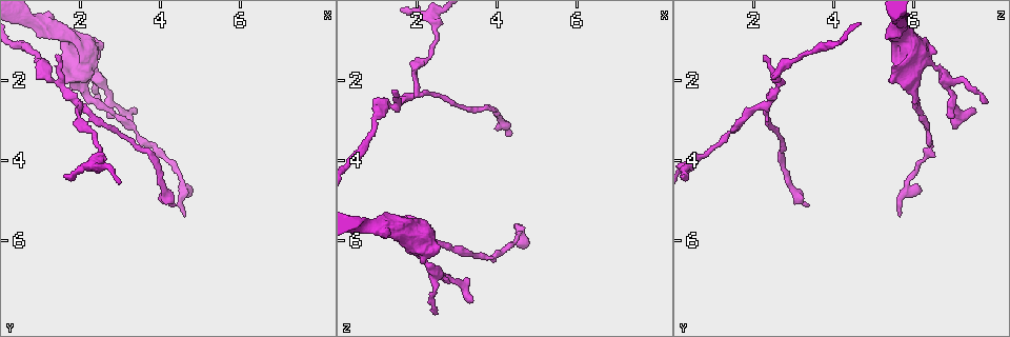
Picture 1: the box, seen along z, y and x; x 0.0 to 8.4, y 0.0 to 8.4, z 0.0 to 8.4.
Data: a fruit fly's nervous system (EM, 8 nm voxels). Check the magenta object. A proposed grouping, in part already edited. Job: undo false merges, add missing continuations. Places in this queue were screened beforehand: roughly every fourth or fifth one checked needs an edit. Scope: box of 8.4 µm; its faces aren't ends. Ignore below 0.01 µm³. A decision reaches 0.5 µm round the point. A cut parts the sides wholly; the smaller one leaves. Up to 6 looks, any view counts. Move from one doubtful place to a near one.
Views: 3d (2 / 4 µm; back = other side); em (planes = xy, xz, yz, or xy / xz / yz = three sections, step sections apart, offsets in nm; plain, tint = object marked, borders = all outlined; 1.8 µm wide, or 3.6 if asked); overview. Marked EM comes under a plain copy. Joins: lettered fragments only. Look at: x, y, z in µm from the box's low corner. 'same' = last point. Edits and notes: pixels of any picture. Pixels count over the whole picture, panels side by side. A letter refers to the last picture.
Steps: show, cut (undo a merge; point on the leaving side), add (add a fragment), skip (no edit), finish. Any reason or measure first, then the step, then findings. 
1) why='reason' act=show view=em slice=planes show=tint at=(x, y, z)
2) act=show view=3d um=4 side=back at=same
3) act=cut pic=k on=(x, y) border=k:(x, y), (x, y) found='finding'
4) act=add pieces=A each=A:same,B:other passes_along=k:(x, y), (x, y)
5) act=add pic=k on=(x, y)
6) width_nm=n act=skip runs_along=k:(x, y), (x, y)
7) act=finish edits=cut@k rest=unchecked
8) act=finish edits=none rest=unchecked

why='sudden change in width' act=show view=3d um=4 at=(2.50, 3.90, 0.65)

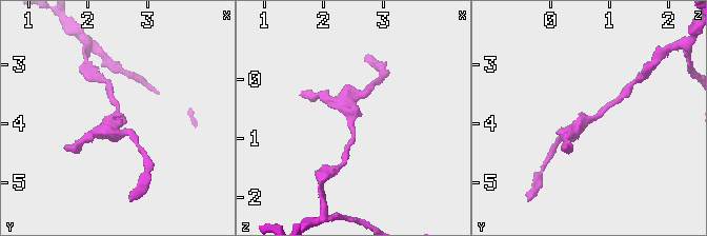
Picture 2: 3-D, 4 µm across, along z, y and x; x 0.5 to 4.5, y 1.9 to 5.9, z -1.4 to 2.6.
act=show view=em slice=xy step=8 show=borders at=(2.50, 3.90, 0.65)

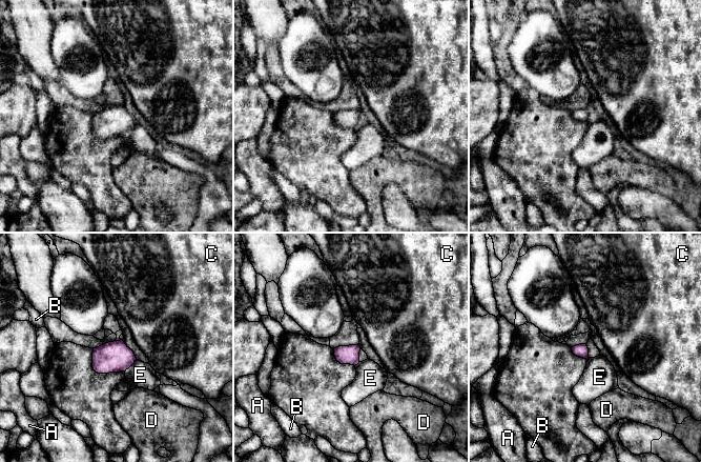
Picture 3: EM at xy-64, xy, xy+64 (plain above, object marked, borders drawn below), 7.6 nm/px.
width_nm=100 act=skip each=A:other,B:other,C:other,D:other,E:other border=3:(135, 360), (124, 370) found='all the same neuron'

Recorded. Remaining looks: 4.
why='abrupt turn' act=show view=em slice=xz step=16 show=tint at=(2.00, 2.70, 2.30)

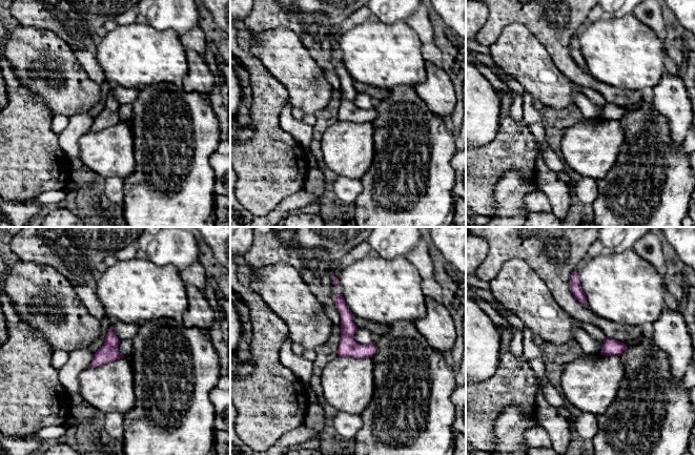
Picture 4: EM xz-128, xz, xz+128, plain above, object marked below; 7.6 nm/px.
act=show view=em slice=yz step=4 show=borders at=same

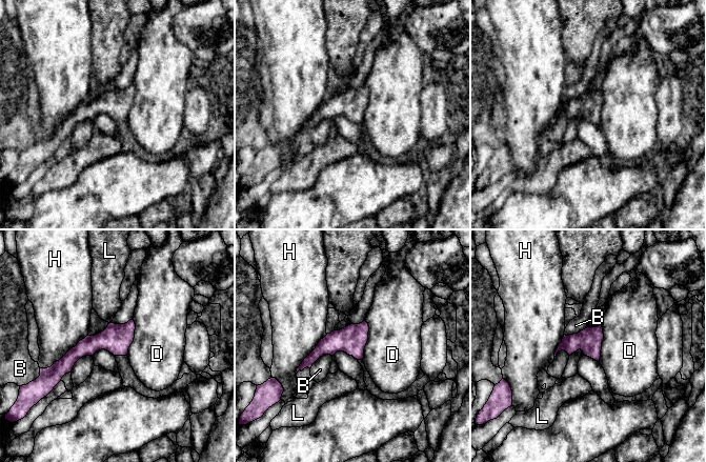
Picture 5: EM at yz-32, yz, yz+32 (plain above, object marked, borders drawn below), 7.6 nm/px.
act=skip each=B:other,D:other,H:other,L:other border=5:(365, 320), (368, 340), (362, 359) found='all the same neuron'

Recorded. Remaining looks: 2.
why='stops while still wide' act=show view=em um=3.6 slice=planes show=tint at=(1.35, 1.65, 5.55)

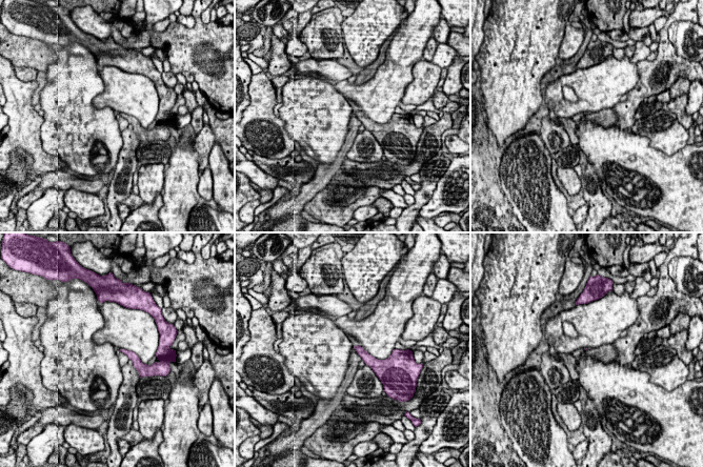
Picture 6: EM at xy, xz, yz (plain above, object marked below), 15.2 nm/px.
why='what lies round it' act=show view=em um=3.6 slice=planes show=borders at=same

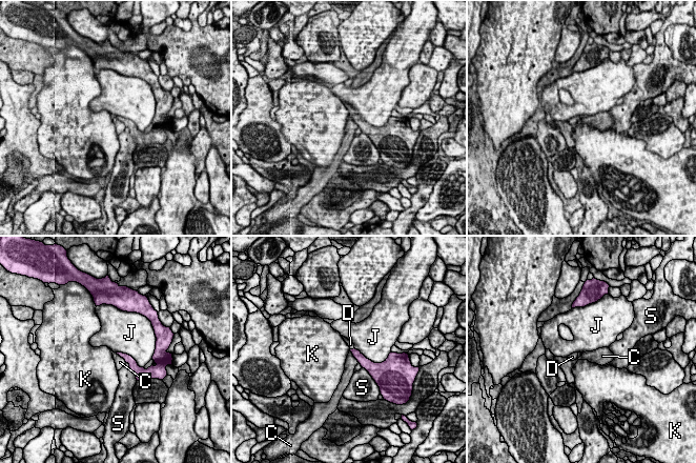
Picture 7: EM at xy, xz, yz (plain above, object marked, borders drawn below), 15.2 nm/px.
act=add pieces=D each=C:other,D:same,J:other,K:other,S:other passes_along=7:(361, 358), (351, 349), (350, 344) found='the neuron continues'

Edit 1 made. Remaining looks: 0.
act=finish edits=add@7 rest=unchecked

